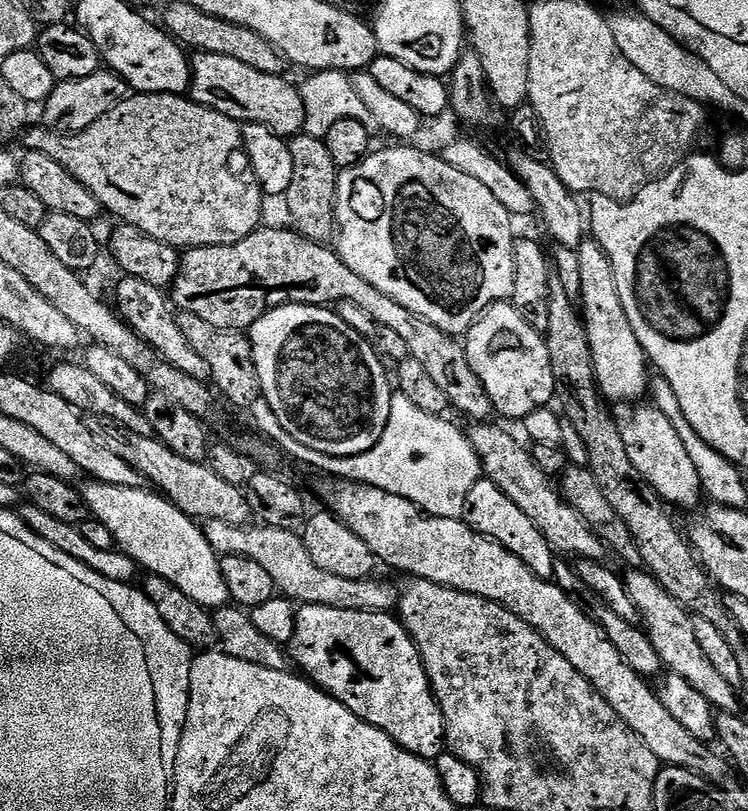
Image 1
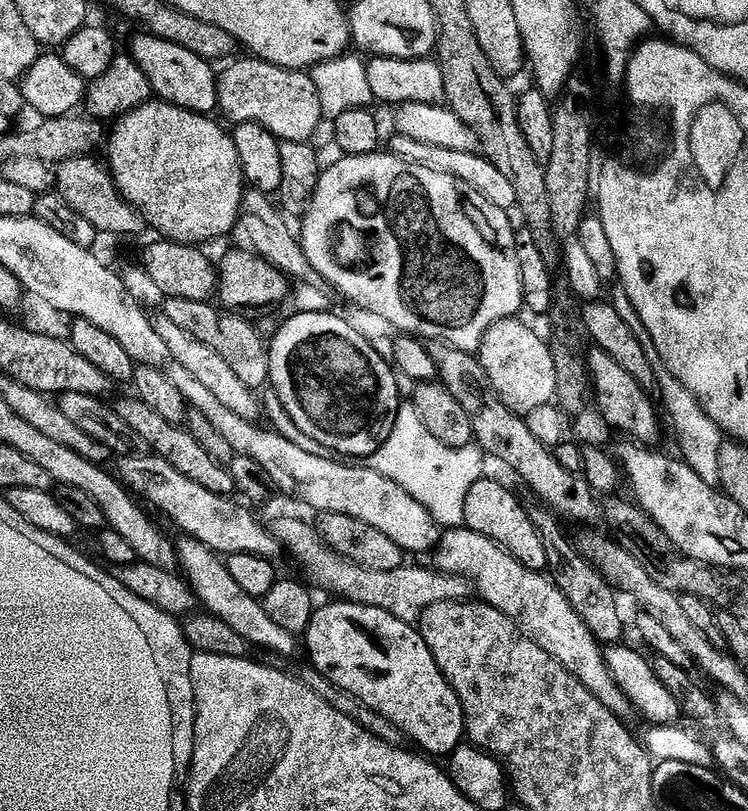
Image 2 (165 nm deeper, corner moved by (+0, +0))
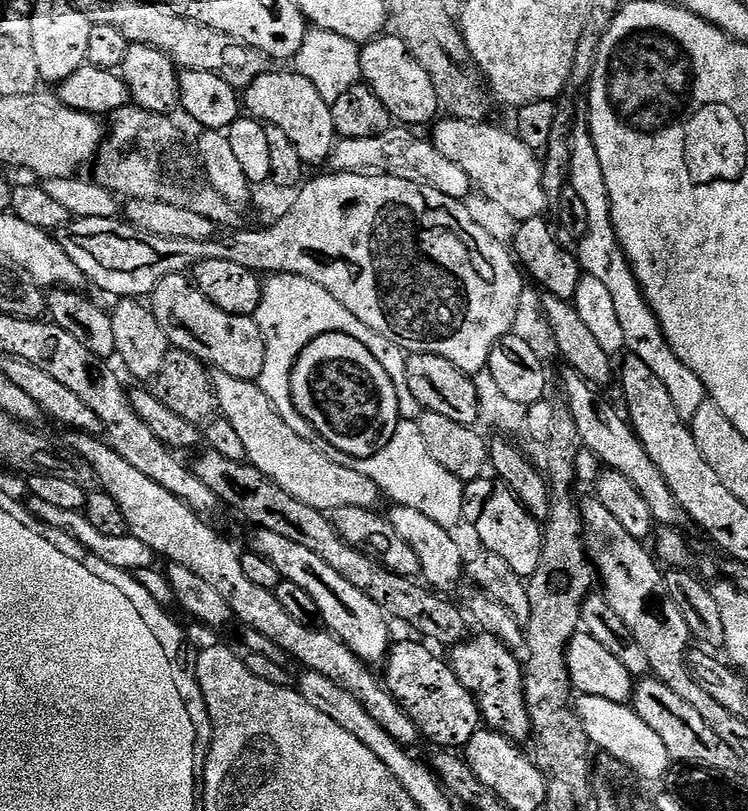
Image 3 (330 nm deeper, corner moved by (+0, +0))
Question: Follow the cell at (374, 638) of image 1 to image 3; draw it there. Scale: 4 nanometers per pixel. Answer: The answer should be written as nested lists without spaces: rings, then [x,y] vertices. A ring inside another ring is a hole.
[[[416,640],[391,645],[386,657],[388,669],[382,672],[383,679],[396,701],[410,714],[425,741],[433,740],[433,745],[445,750],[463,749],[470,738],[481,731],[480,707],[476,704],[475,696],[466,690],[466,686],[462,686],[451,663],[447,659],[439,660],[428,649],[431,647],[427,643]]]

